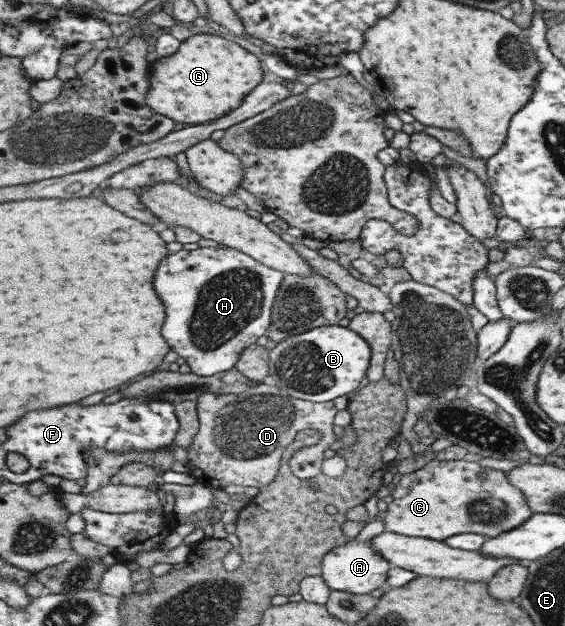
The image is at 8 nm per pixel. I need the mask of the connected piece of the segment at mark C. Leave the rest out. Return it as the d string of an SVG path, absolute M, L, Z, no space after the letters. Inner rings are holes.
M435 459L427 462L425 465L418 465L418 470L404 474L394 488L391 495L394 500L387 505L388 509L386 513L382 515L385 529L391 533L400 533L401 535L409 537L427 537L427 539L439 539L439 541L443 541L443 539L447 539L447 537L453 537L453 535L459 535L459 533L480 533L481 535L486 535L487 538L497 537L500 533L518 527L518 525L521 525L533 514L532 509L526 504L525 495L523 495L517 487L509 485L507 481L508 479L505 472L496 471L495 469L485 469L485 467L481 467L479 463L473 463L473 461L437 461L437 459ZM481 473L485 473L486 478L481 477Z

